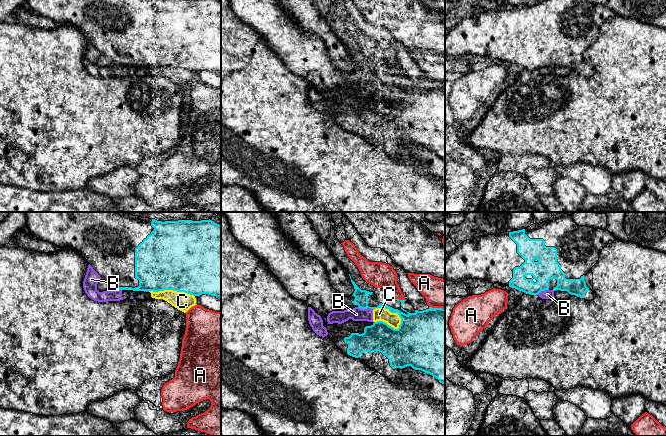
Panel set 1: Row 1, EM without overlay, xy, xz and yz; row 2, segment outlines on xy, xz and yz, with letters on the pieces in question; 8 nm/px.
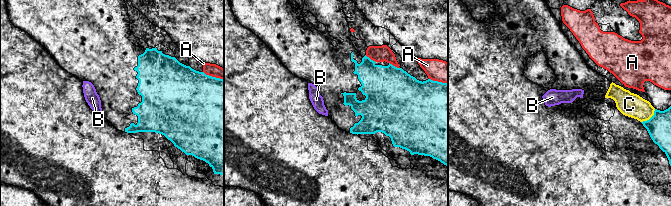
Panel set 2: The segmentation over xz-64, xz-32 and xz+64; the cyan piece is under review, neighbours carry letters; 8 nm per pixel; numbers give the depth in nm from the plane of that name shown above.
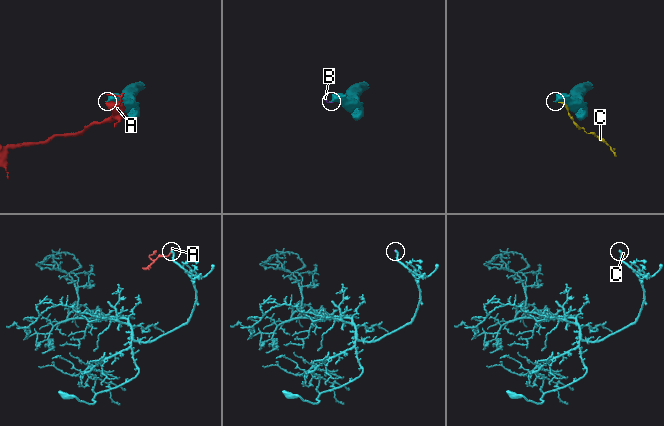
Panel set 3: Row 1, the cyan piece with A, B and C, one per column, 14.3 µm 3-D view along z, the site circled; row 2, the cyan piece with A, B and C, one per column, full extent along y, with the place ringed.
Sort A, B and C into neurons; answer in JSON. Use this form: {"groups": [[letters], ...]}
{"groups": [["A"], ["B", "C"]]}

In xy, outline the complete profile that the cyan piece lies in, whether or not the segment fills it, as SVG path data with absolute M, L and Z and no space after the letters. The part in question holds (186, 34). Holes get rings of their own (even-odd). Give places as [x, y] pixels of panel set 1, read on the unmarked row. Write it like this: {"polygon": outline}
{"polygon": "M26 0L32 11L81 30L100 51L97 66L173 66L221 74L219 0Z"}

